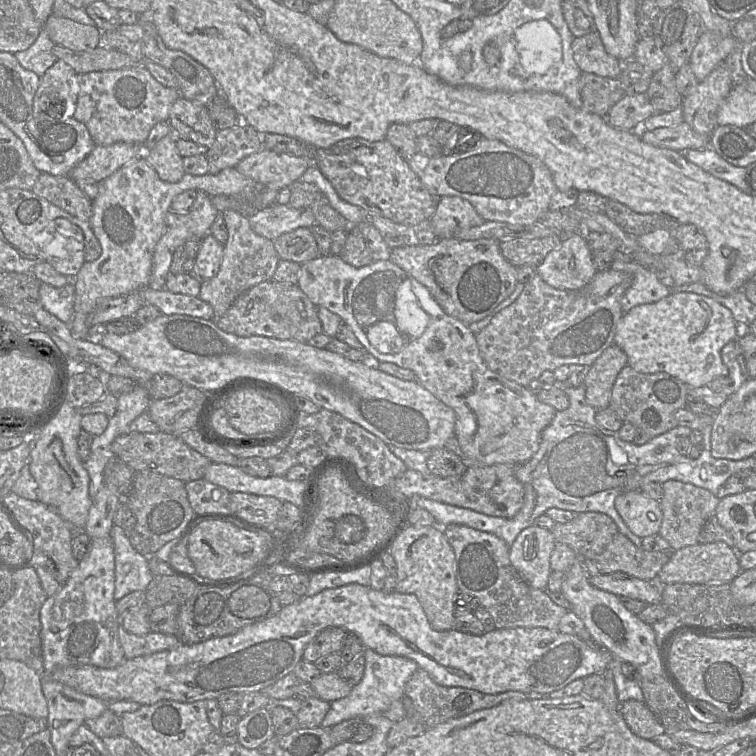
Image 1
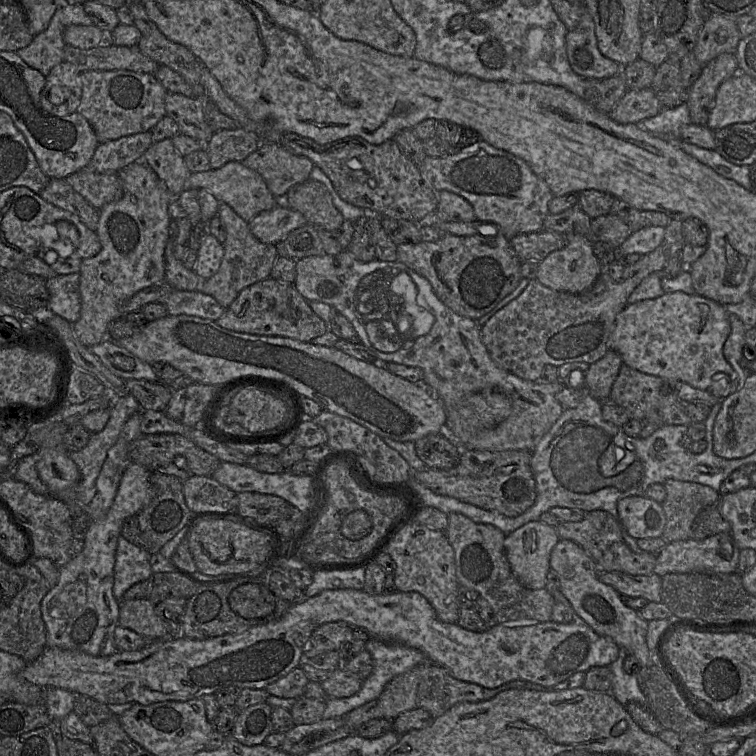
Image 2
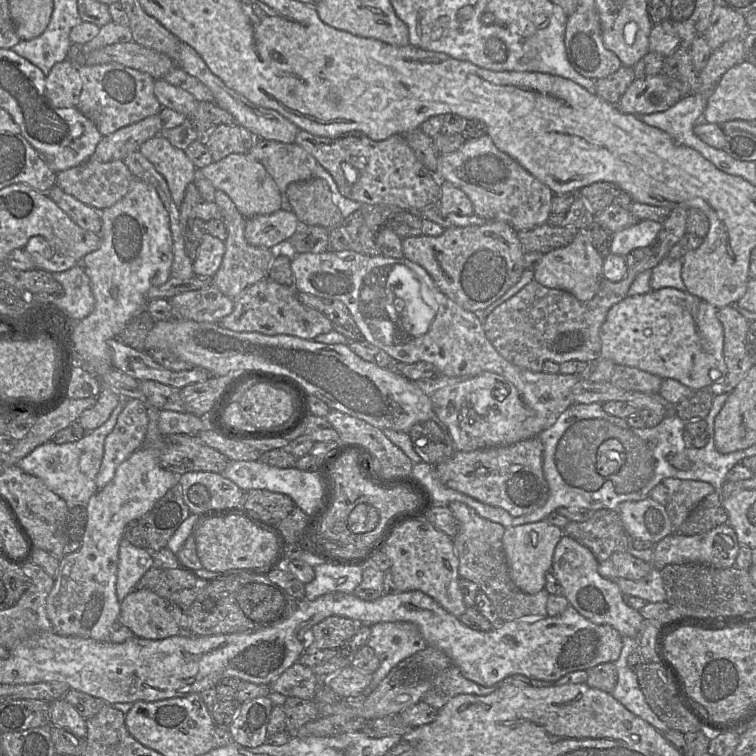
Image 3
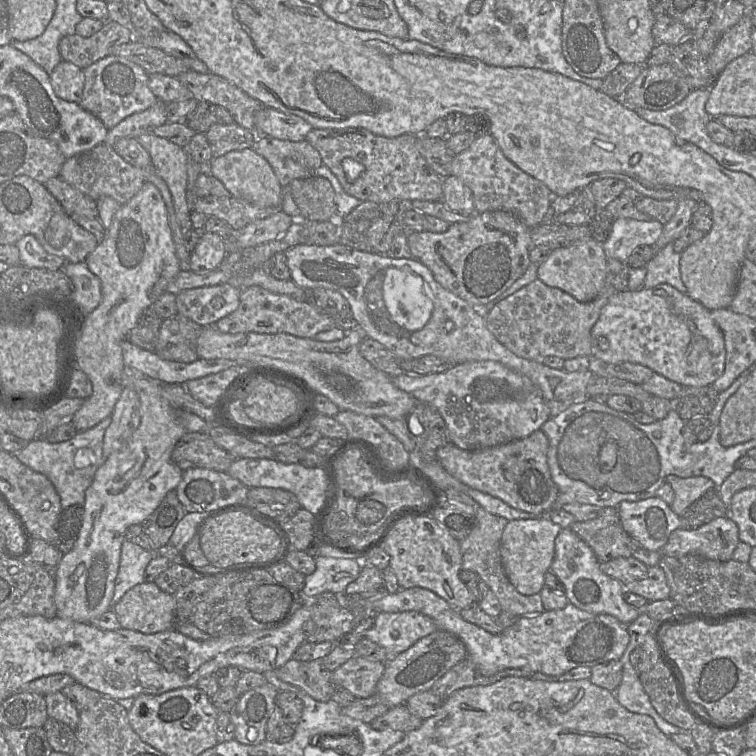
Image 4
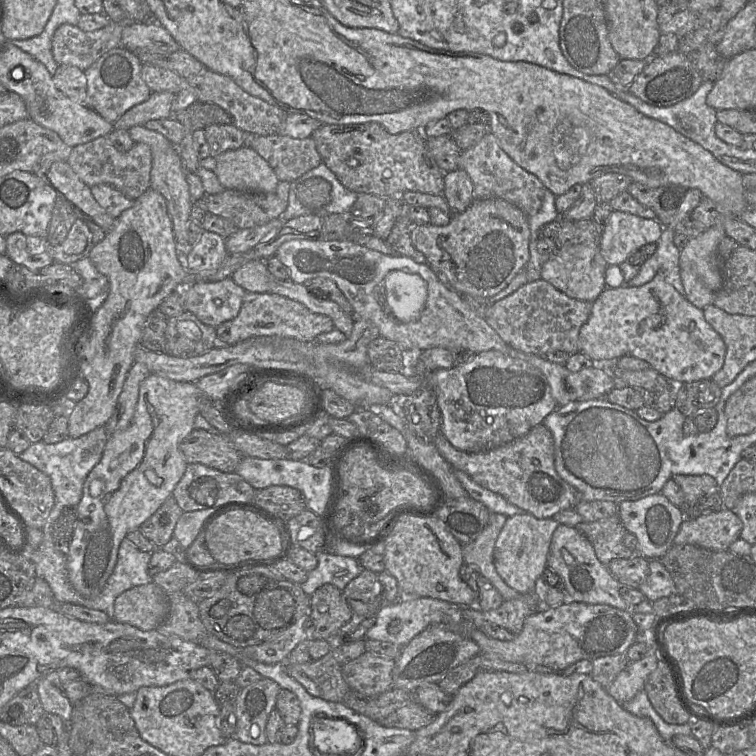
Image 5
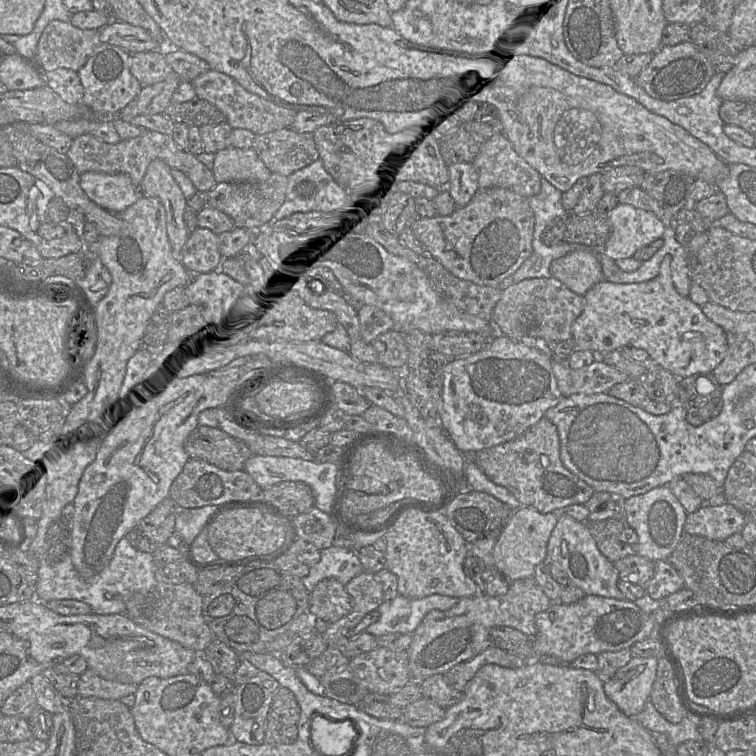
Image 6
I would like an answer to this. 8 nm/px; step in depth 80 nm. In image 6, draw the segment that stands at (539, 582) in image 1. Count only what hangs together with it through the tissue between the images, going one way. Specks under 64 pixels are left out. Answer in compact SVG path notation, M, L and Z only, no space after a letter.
M529 506L513 511L493 548L495 567L509 582L534 577L535 567L548 561L547 544L558 517L559 511L541 513Z

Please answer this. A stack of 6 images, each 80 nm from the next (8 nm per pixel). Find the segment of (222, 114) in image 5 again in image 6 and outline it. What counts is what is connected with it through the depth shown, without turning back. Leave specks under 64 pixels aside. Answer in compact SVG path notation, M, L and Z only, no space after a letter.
M198 97L188 102L171 103L165 114L175 123L183 122L188 126L201 127L227 122L225 114L217 106Z

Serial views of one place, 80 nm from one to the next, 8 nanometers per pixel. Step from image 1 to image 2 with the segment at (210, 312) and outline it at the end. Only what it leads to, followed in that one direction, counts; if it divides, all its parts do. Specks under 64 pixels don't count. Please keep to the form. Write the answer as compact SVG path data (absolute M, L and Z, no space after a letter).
M199 290L172 291L160 300L170 316L189 315L216 321L226 311L212 296Z

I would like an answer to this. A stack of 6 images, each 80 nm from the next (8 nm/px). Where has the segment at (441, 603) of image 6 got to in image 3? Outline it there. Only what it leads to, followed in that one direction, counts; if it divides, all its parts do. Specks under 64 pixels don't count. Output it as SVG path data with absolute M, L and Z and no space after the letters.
M380 622L371 626L366 645L371 647L380 660L378 669L373 673L369 686L363 696L371 693L388 673L402 660L423 650L428 644L418 627L410 622Z

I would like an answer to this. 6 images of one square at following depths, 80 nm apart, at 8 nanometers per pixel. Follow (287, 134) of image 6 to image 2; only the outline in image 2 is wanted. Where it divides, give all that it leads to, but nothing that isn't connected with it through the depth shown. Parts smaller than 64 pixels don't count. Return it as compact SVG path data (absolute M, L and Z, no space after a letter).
M262 141L242 163L264 179L274 196L285 195L295 184L310 178L313 162L283 148L277 141Z

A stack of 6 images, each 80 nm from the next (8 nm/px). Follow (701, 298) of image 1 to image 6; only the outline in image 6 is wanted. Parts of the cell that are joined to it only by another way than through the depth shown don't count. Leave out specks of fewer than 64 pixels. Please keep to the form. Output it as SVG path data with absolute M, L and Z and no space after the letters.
M671 255L663 258L658 275L646 282L619 284L606 280L594 285L585 295L585 306L572 325L575 348L603 354L625 347L645 350L653 365L661 366L677 378L695 374L712 373L727 354L727 337L724 330L709 320L699 305L681 296L671 278Z

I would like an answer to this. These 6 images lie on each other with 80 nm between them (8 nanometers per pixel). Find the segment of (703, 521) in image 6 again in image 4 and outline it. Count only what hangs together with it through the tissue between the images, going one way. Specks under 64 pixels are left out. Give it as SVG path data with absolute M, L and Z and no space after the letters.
M729 517L717 518L696 530L676 529L660 550L662 556L697 555L709 560L725 562L732 559L737 547L739 530Z

